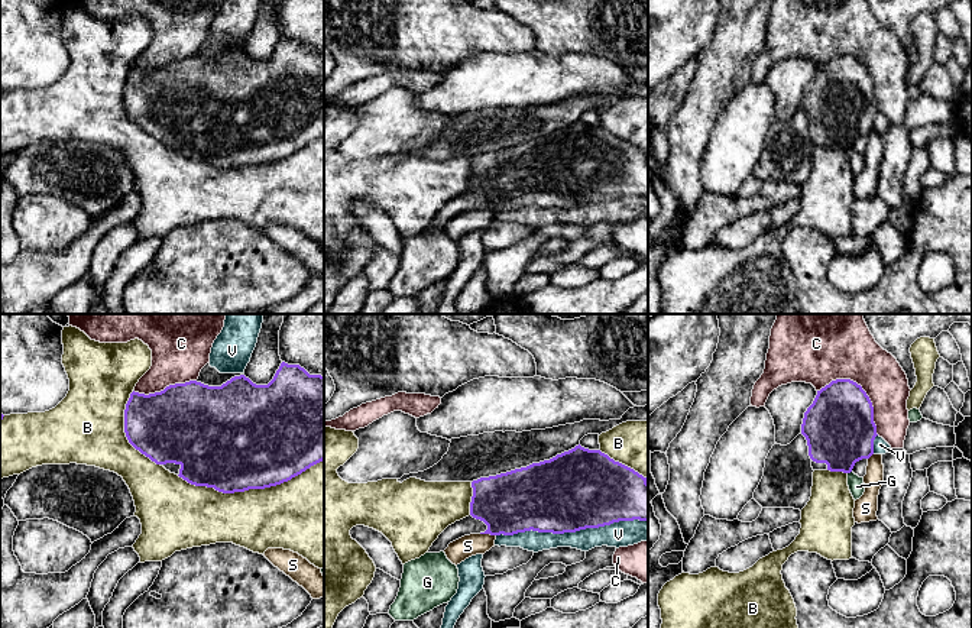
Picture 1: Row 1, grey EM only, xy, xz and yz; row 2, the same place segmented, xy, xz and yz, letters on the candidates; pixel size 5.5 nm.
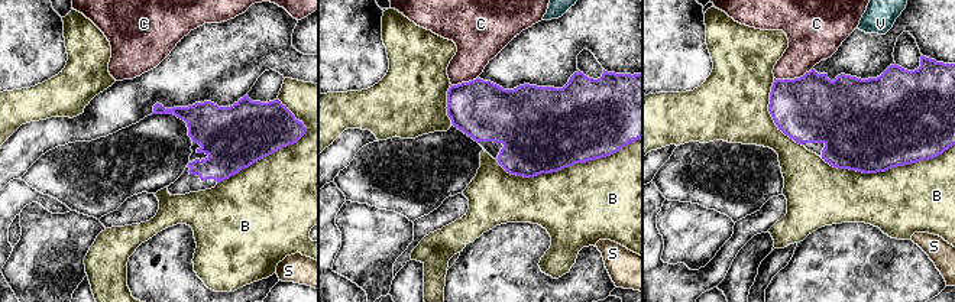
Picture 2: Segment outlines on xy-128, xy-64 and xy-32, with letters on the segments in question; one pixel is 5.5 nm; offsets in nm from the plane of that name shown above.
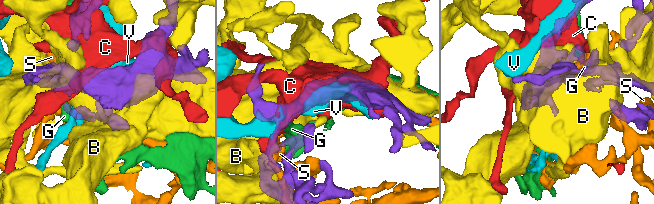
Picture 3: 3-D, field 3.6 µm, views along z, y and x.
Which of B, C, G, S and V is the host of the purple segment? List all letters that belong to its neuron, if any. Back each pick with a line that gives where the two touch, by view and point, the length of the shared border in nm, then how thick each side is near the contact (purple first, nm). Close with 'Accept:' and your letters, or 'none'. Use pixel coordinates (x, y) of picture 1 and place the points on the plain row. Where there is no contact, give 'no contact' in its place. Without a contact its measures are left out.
Accept: none

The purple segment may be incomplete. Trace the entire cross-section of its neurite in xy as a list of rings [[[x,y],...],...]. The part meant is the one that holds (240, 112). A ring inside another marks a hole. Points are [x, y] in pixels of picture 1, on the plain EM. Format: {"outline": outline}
{"outline": [[[282,38],[273,55],[268,61],[256,61],[244,51],[240,51],[231,54],[221,62],[208,62],[197,56],[189,56],[185,59],[169,61],[163,67],[149,71],[133,67],[124,85],[124,109],[129,119],[136,126],[191,161],[214,164],[223,169],[276,162],[291,156],[311,142],[324,136],[324,52],[310,51],[299,41],[288,41]]]}

